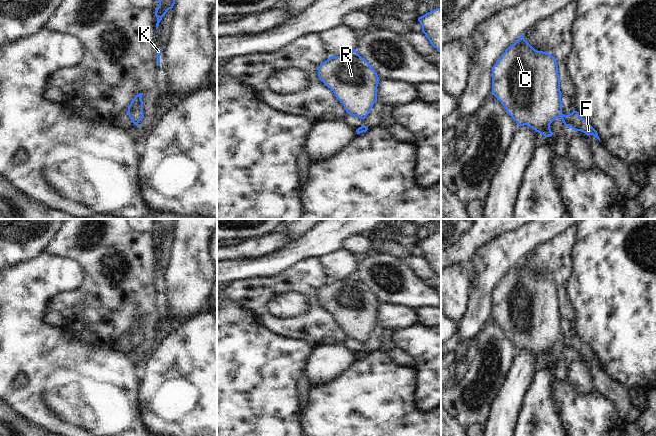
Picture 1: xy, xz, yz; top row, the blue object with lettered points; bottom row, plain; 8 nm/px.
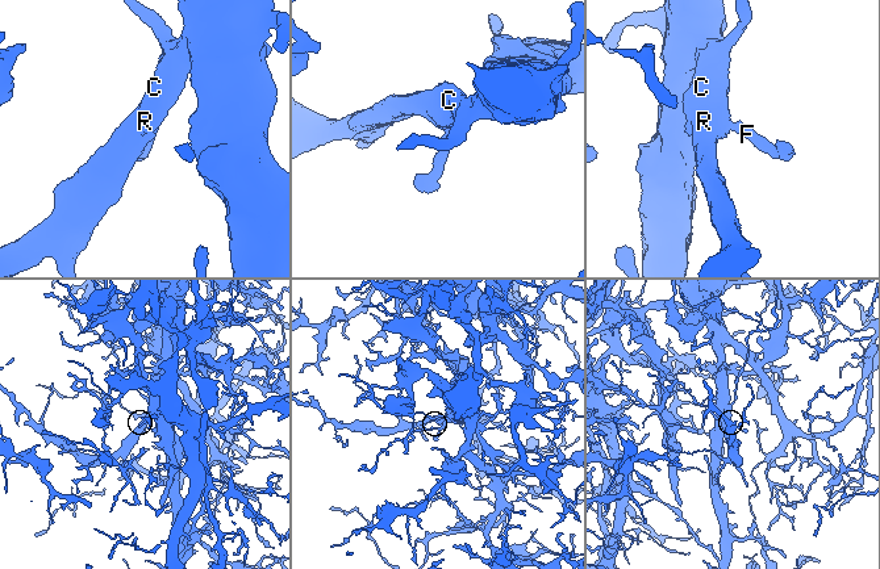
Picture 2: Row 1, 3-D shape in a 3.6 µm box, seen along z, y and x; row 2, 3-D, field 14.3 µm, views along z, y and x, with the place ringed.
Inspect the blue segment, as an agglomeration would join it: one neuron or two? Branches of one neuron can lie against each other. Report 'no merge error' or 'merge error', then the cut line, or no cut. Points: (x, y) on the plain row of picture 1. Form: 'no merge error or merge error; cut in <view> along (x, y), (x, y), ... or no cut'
no merge error; no cut

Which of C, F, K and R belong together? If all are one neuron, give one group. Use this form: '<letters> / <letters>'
C F K R

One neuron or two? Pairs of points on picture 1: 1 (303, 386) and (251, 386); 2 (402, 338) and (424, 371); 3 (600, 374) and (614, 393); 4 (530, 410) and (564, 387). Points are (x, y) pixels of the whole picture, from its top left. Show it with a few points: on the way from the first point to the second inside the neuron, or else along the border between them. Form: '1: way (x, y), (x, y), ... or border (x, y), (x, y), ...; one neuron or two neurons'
1: border (303, 371), (295, 384), (299, 404); two neurons
2: way (410, 346), (422, 358), (423, 363); one neuron
3: way (601, 379), (609, 388); one neuron
4: border (552, 371), (552, 400), (554, 409), (560, 417); two neurons

